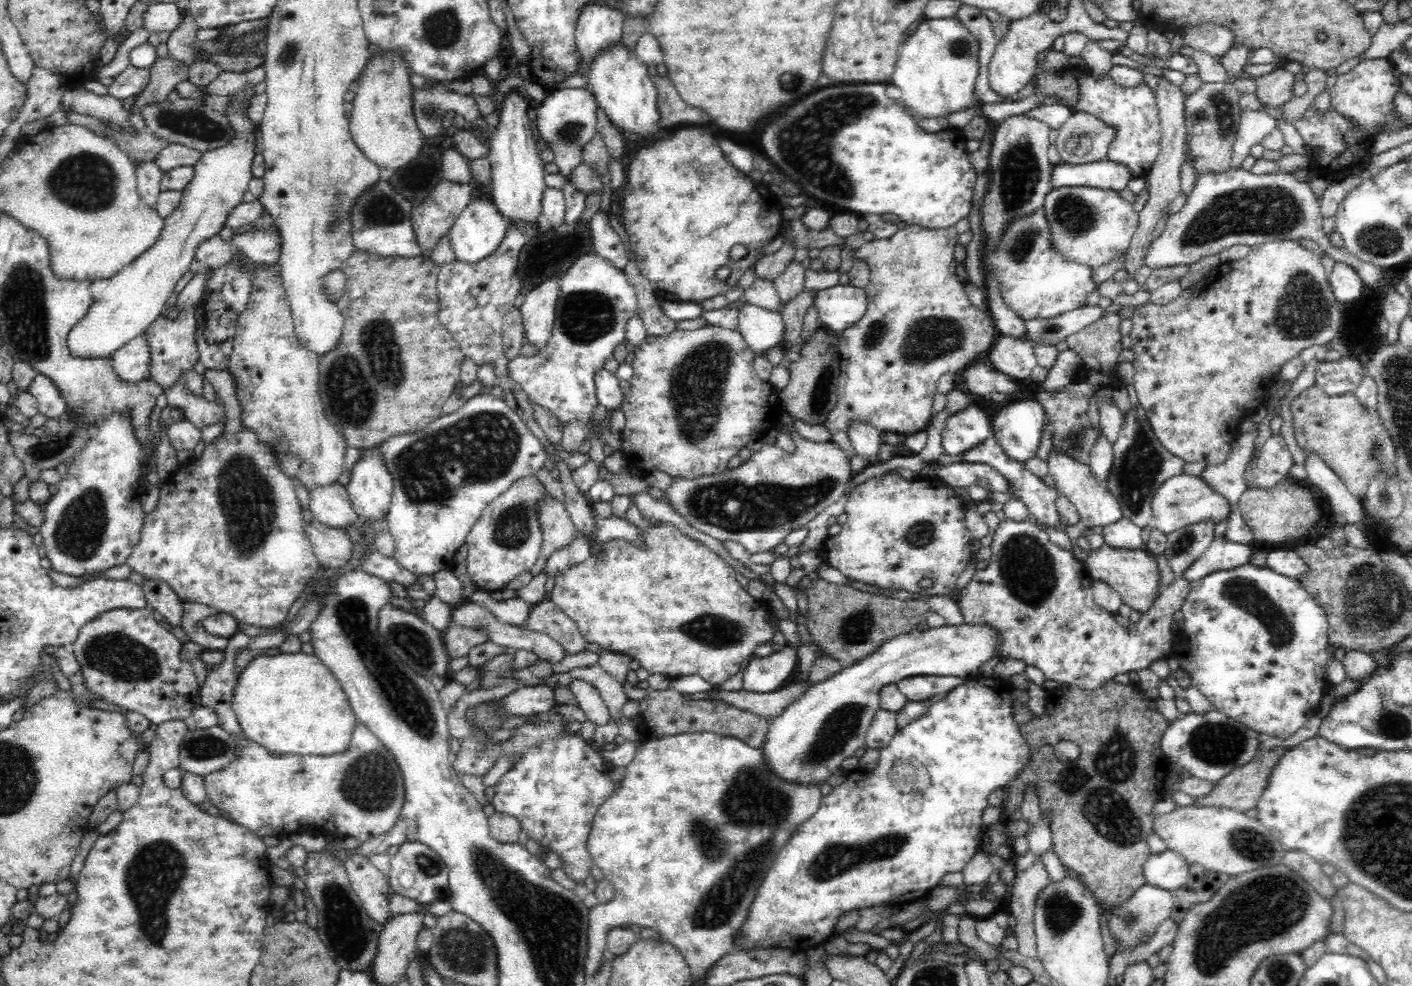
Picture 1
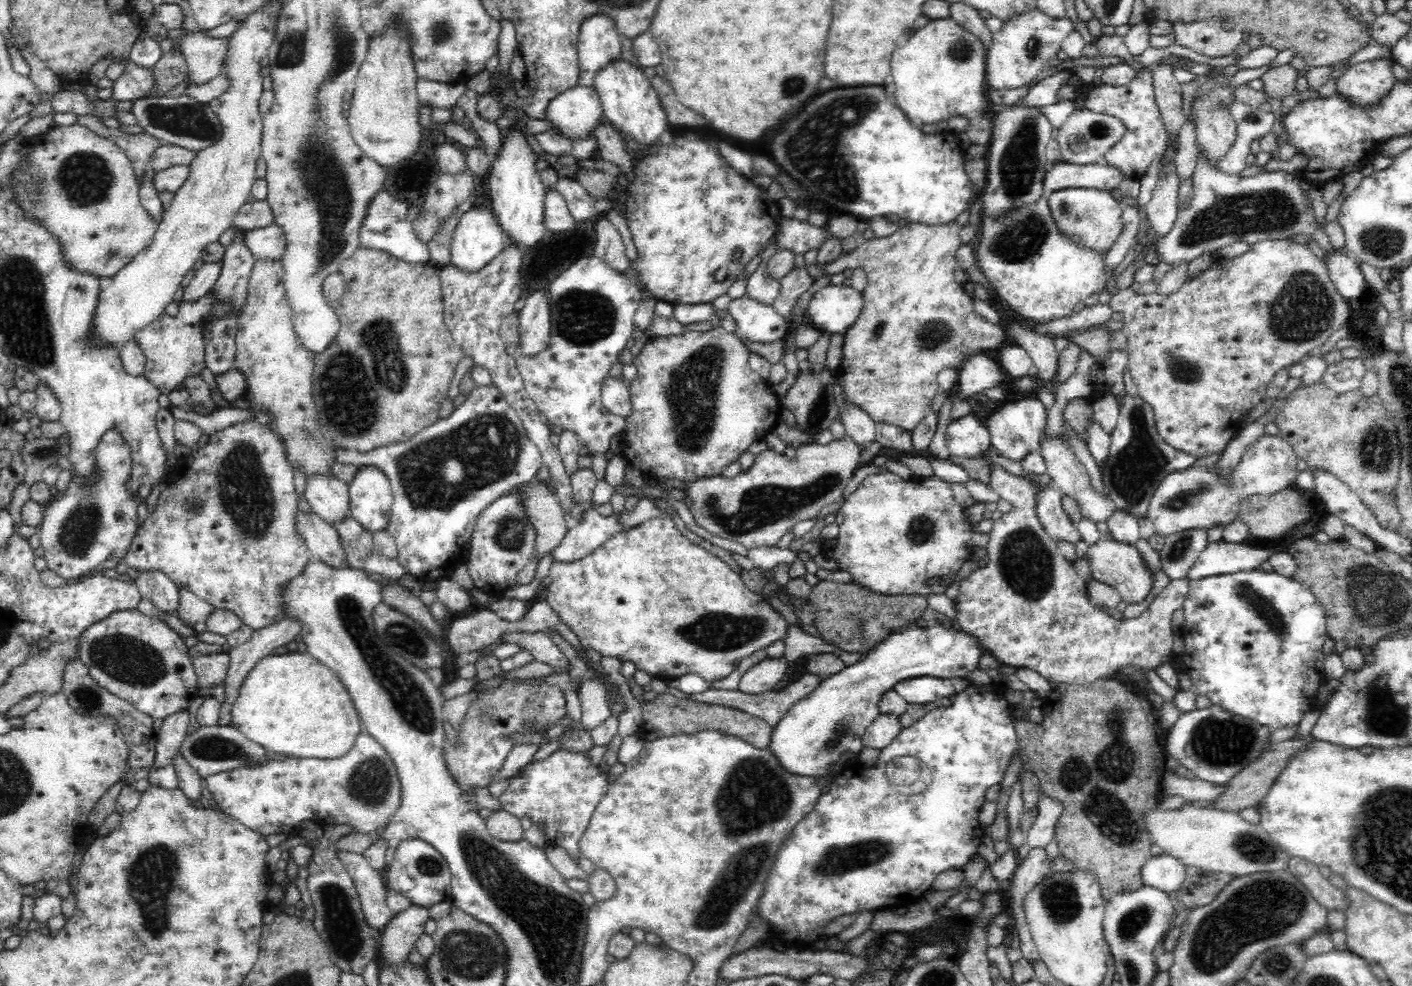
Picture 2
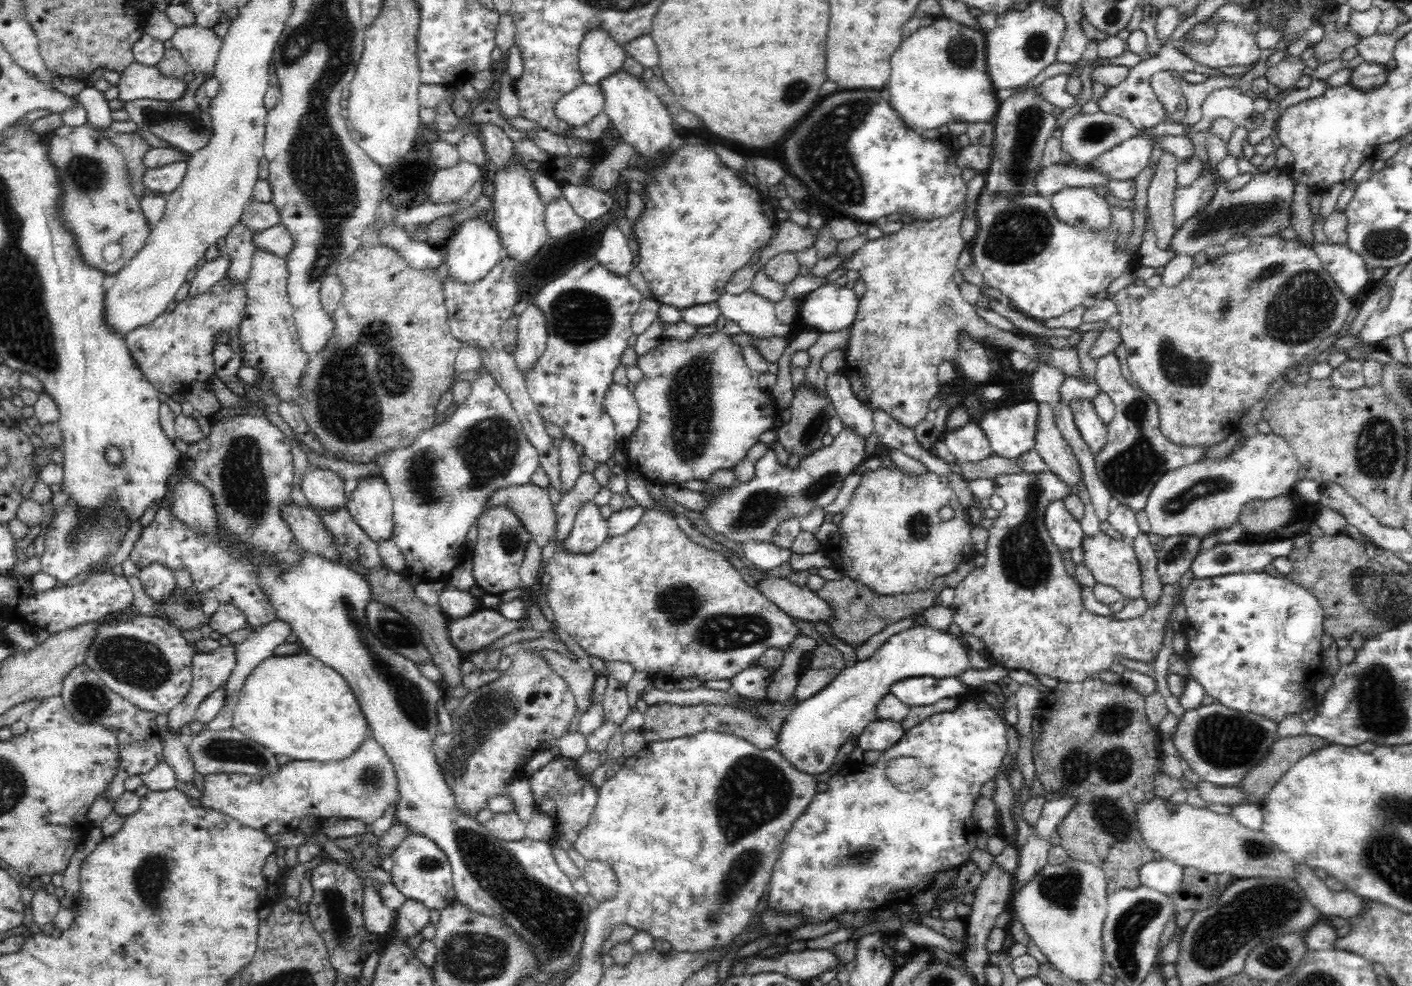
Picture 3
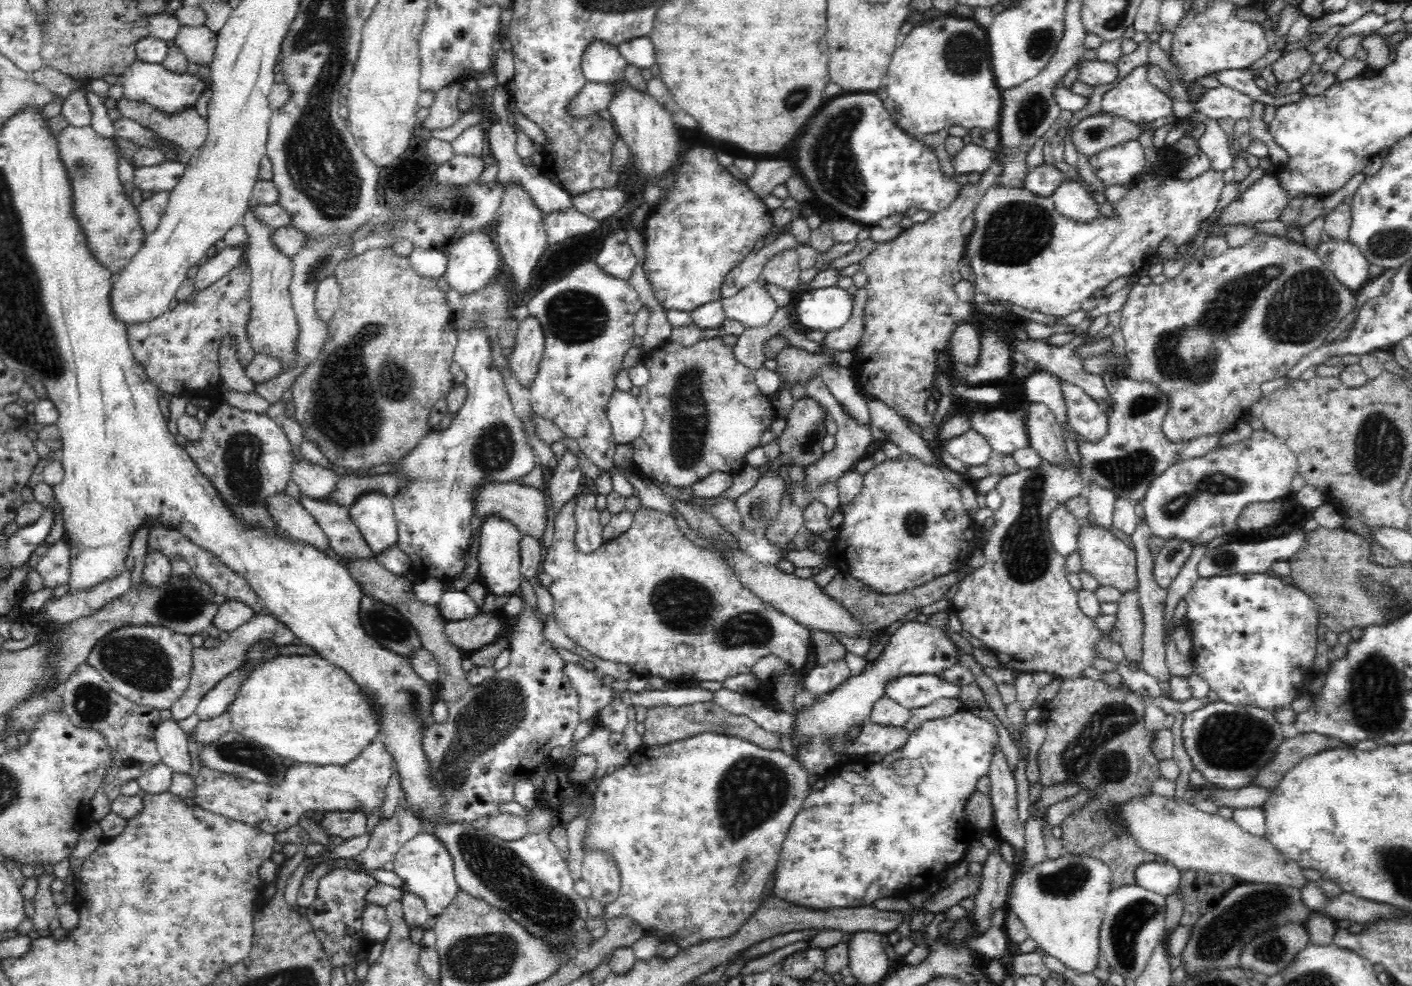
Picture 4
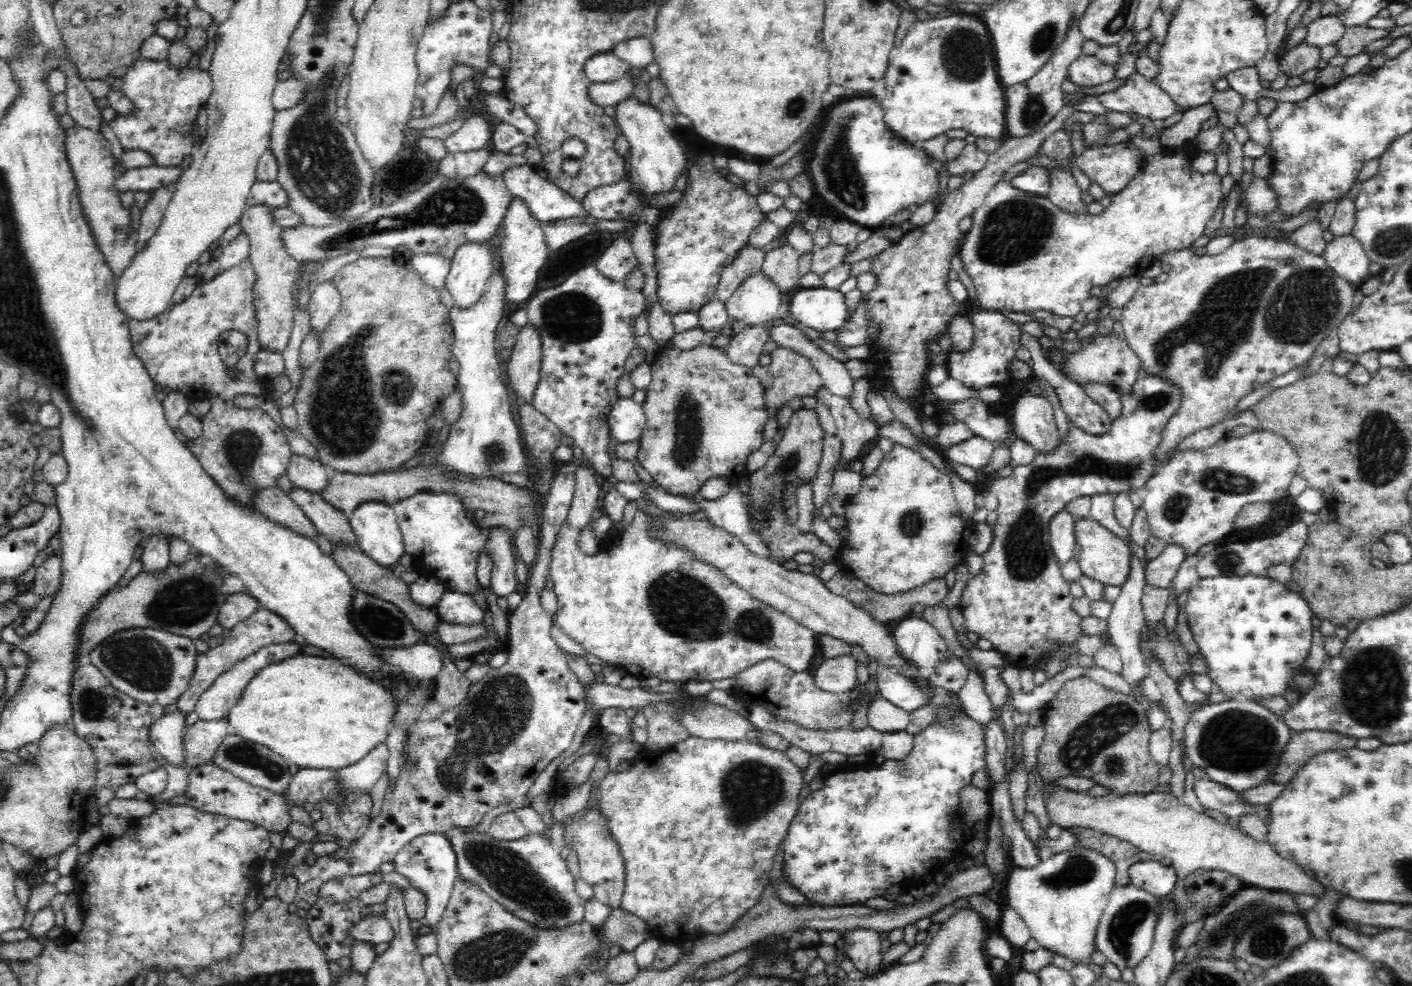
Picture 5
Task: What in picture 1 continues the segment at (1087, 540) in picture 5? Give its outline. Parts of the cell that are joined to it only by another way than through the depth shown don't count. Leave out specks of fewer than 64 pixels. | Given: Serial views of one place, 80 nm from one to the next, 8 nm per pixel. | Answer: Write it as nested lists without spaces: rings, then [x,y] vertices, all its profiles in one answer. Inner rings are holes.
[[[1104,545],[1100,550],[1091,552],[1084,565],[1092,580],[1109,584],[1120,594],[1124,604],[1141,614],[1147,612],[1162,592],[1156,558],[1150,556],[1144,549],[1114,549],[1109,545]]]

